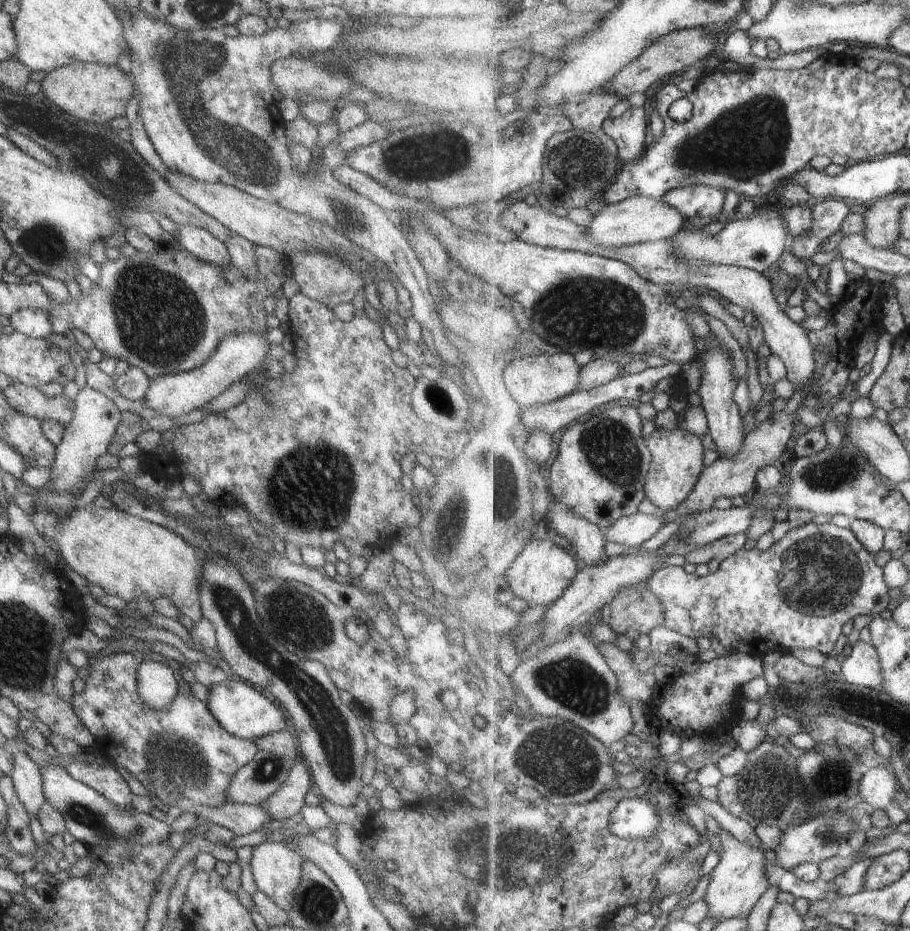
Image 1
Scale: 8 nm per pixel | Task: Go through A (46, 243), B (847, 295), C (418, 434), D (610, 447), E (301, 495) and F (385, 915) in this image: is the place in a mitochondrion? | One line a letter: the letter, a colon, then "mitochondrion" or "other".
A: mitochondrion
B: other
C: other
D: mitochondrion
E: mitochondrion
F: other

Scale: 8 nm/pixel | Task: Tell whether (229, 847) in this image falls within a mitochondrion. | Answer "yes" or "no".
no

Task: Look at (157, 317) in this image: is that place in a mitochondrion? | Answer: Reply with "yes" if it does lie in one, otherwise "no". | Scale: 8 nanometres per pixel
yes

